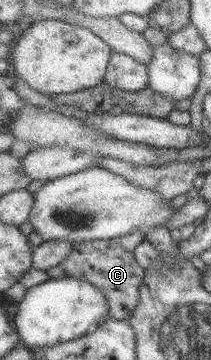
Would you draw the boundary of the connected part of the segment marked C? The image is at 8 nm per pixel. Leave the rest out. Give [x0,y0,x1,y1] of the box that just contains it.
[47,238,145,319]

